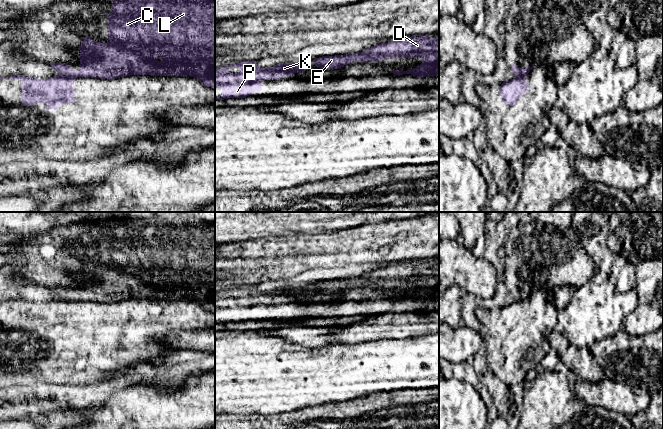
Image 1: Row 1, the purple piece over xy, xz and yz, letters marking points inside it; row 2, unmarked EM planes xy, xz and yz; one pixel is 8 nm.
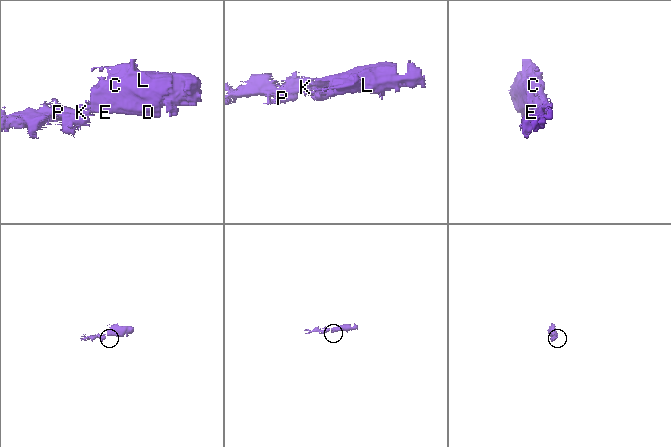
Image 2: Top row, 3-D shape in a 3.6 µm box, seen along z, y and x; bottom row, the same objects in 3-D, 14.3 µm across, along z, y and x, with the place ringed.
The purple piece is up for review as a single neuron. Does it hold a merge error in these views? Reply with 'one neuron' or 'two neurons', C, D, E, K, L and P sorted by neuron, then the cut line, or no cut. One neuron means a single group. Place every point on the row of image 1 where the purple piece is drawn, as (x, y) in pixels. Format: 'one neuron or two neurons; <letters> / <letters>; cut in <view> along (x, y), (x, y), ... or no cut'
two neurons; C D E L / K P; cut in xy along (59, 75), (74, 78)

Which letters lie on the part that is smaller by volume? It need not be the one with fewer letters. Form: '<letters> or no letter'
K, P

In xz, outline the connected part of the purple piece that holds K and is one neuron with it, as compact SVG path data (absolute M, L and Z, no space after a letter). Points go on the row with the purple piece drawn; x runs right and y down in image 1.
M246 61L238 64L232 64L224 67L215 68L215 88L219 85L222 89L221 97L215 100L224 100L228 98L245 98L252 95L255 91L261 91L261 83L264 80L278 80L286 76L294 75L297 72L297 66L300 63L281 63L270 68L260 68L258 61Z

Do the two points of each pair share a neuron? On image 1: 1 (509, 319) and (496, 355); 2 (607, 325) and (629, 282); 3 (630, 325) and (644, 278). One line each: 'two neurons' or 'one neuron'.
1: one neuron
2: two neurons
3: one neuron

